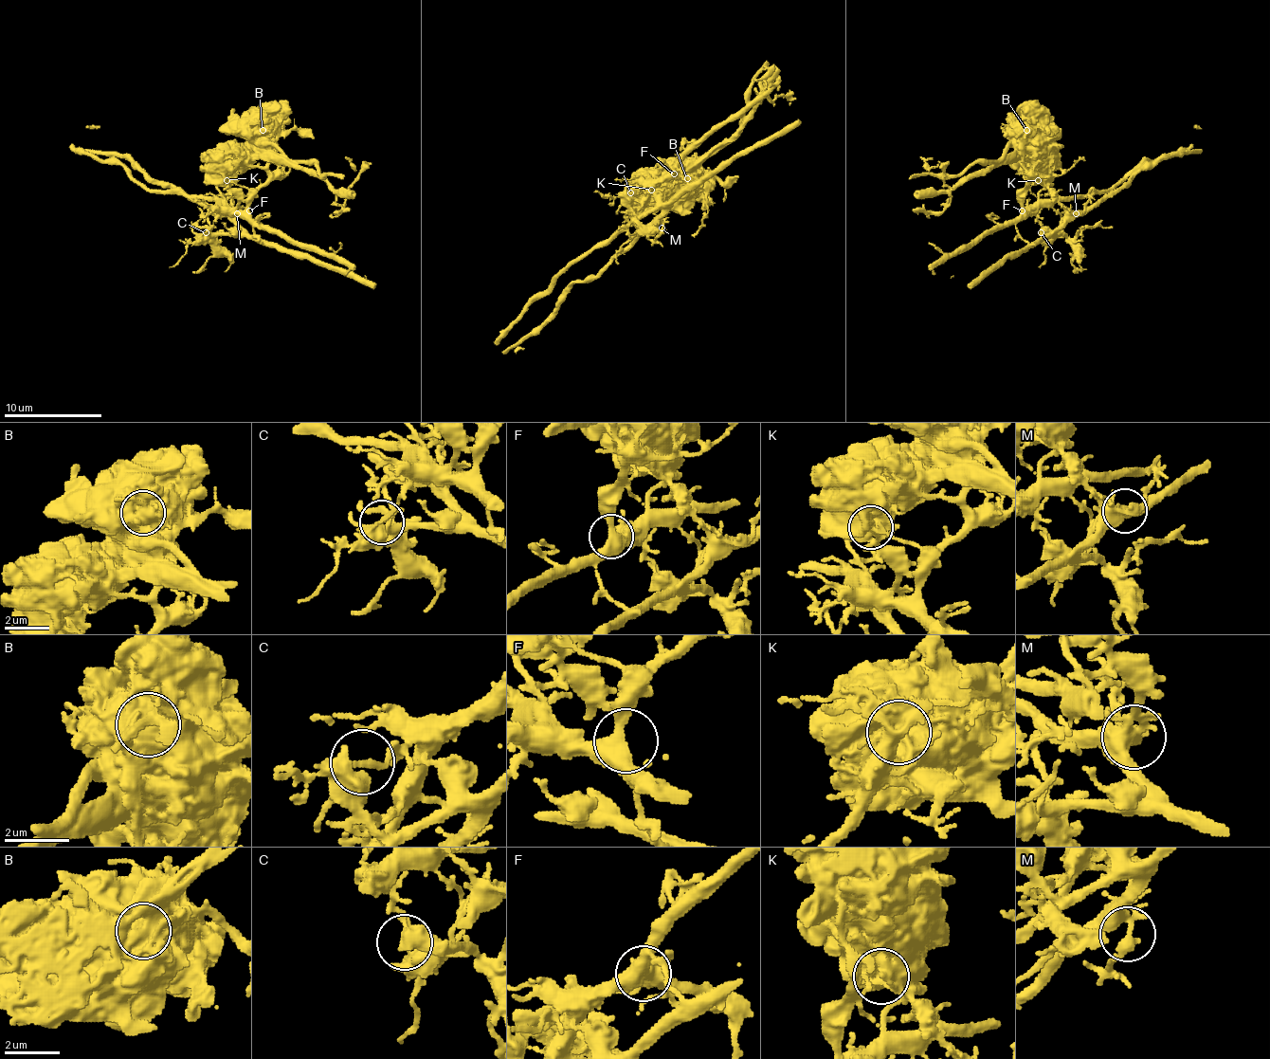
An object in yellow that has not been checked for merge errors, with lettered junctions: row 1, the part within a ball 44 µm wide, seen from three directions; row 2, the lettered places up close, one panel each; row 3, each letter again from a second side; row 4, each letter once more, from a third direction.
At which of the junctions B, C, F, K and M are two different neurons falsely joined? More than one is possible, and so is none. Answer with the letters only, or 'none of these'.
B, C, K

